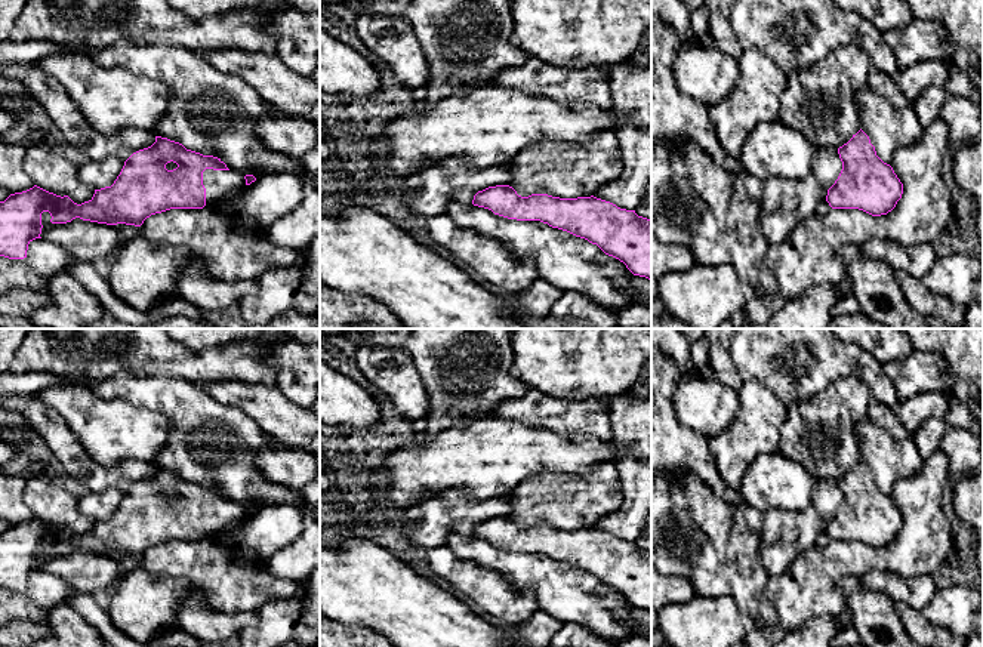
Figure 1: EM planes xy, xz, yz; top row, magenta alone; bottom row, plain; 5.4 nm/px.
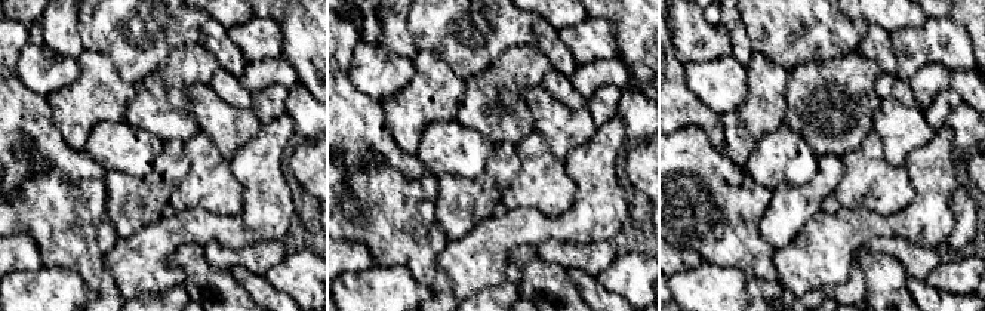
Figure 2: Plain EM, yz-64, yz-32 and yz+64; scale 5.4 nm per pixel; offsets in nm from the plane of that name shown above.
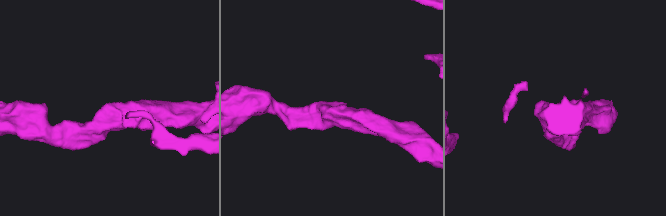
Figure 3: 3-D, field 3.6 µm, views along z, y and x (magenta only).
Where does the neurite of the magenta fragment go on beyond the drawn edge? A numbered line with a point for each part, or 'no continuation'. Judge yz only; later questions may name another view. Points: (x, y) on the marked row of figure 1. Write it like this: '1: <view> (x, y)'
no continuation

